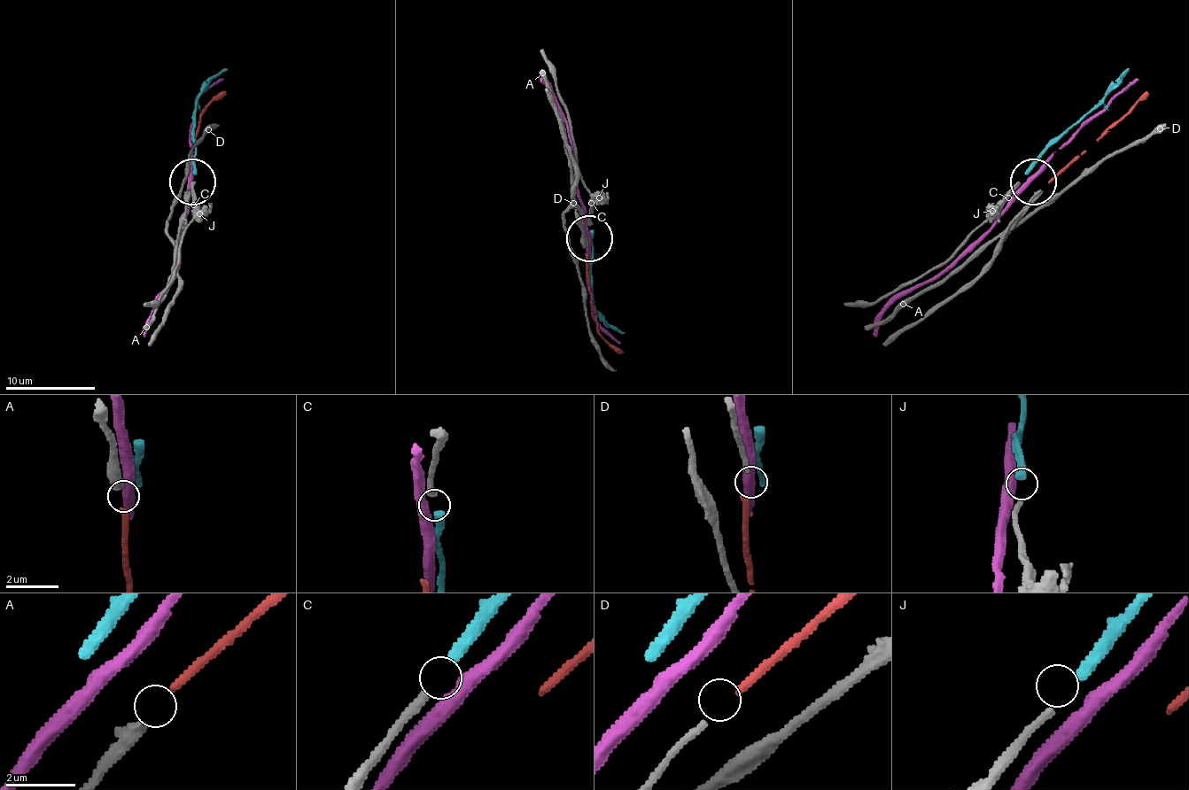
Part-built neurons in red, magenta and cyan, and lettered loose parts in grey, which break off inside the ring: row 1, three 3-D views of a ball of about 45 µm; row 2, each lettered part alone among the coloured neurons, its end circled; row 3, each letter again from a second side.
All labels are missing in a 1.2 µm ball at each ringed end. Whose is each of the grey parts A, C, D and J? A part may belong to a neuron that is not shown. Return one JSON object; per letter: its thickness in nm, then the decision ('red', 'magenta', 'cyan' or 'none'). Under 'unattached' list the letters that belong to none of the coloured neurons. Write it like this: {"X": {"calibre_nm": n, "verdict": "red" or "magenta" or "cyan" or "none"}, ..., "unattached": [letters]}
{"A": {"calibre_nm": 440, "verdict": "red"}, "C": {"calibre_nm": 260, "verdict": "cyan"}, "D": {"calibre_nm": 180, "verdict": "none"}, "J": {"calibre_nm": 200, "verdict": "none"}, "unattached": ["D", "J"]}

